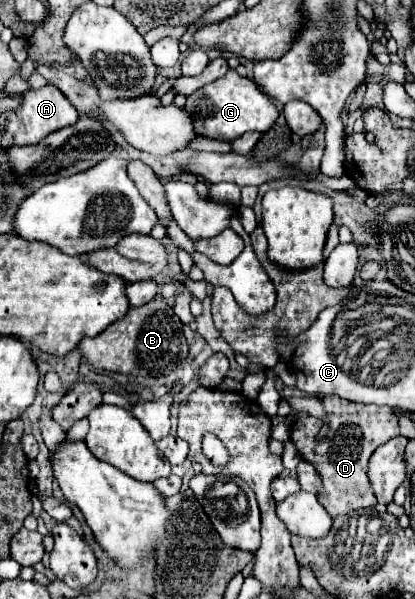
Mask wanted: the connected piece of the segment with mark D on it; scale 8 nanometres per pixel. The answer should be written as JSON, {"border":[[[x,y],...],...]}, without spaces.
{"border":[[[327,395],[321,399],[327,417],[329,417],[329,433],[325,441],[315,441],[315,435],[323,427],[323,421],[317,417],[303,417],[293,423],[291,429],[291,441],[295,443],[297,451],[305,461],[309,461],[315,471],[321,477],[323,489],[317,495],[321,505],[327,509],[331,517],[337,517],[341,513],[349,513],[351,509],[365,509],[375,507],[377,499],[371,491],[369,479],[367,479],[367,463],[373,451],[387,443],[389,439],[399,435],[397,415],[389,407],[377,407],[377,405],[363,405],[363,403],[351,403],[333,395]]]}

